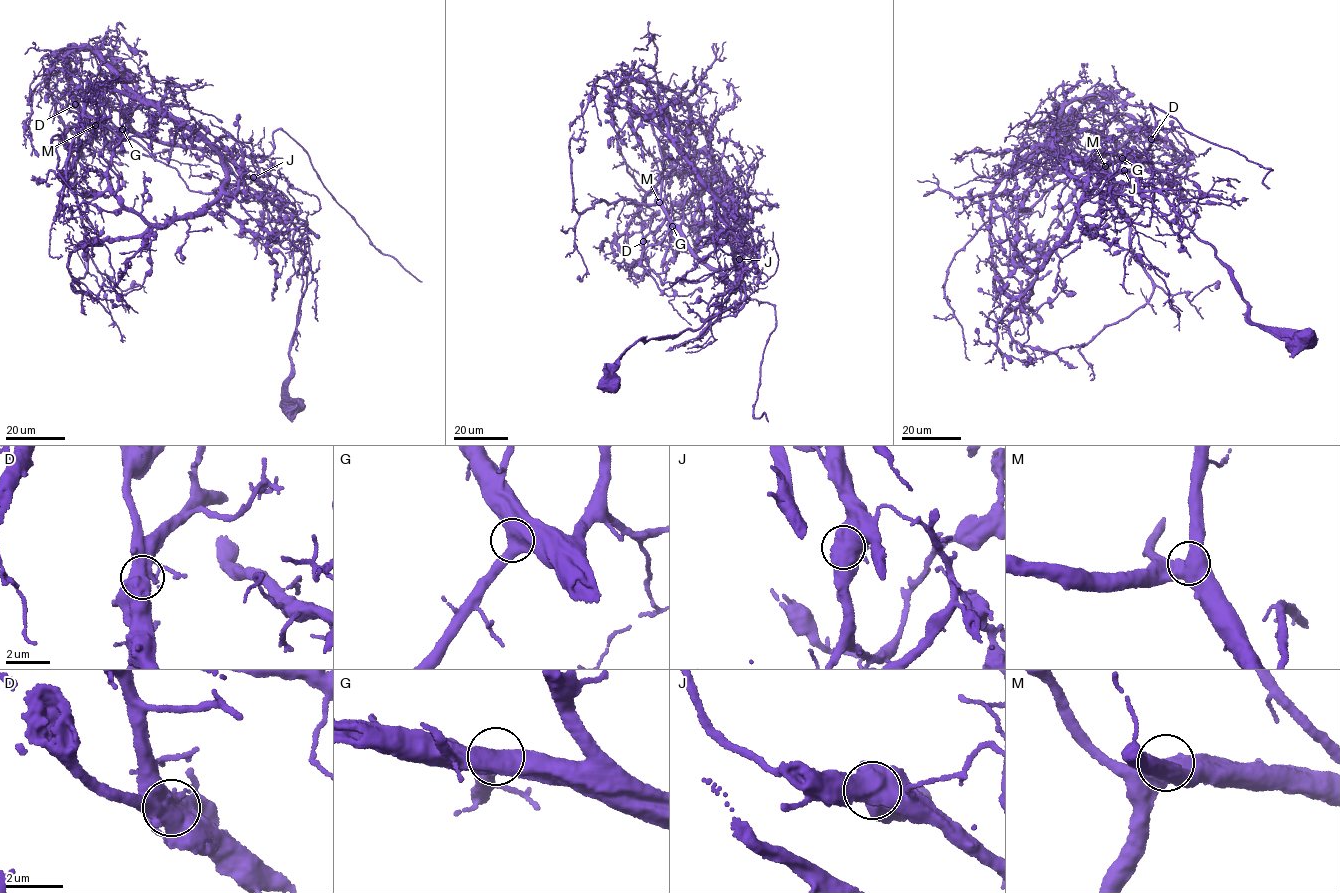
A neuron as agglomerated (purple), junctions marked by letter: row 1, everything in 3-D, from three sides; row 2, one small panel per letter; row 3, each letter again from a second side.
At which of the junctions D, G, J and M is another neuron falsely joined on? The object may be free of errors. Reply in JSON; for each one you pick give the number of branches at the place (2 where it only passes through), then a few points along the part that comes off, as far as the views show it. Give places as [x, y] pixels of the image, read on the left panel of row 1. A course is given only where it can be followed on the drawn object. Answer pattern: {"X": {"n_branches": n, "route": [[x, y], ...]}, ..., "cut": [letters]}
{"D": {"n_branches": 2, "route": [[75, 105], [204, 193], [243, 182], [223, 155], [266, 156], [280, 129], [376, 248], [422, 282]]}, "cut": ["D"]}

